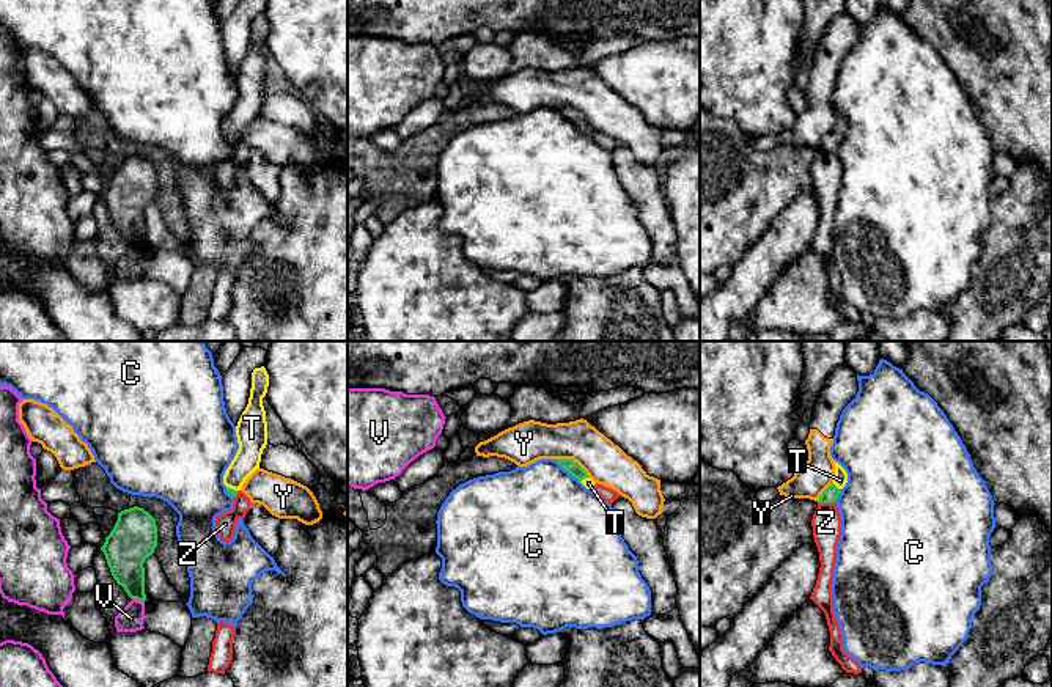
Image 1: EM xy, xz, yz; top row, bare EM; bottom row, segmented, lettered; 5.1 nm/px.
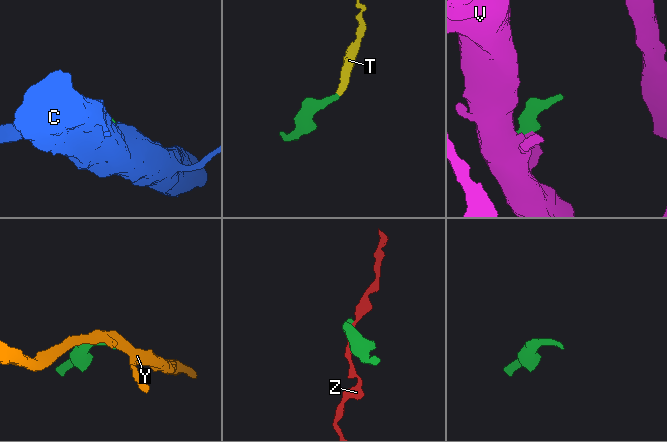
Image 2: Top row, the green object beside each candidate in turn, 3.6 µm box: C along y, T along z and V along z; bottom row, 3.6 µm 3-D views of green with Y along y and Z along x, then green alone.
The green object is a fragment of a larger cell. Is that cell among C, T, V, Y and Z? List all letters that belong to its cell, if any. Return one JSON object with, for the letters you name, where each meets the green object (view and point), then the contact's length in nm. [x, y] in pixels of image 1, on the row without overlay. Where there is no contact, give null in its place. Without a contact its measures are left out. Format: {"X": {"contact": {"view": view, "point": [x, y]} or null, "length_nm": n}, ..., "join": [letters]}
{"T": {"contact": {"view": "yz", "point": [835, 134]}, "length_nm": 60}, "join": ["T"]}

